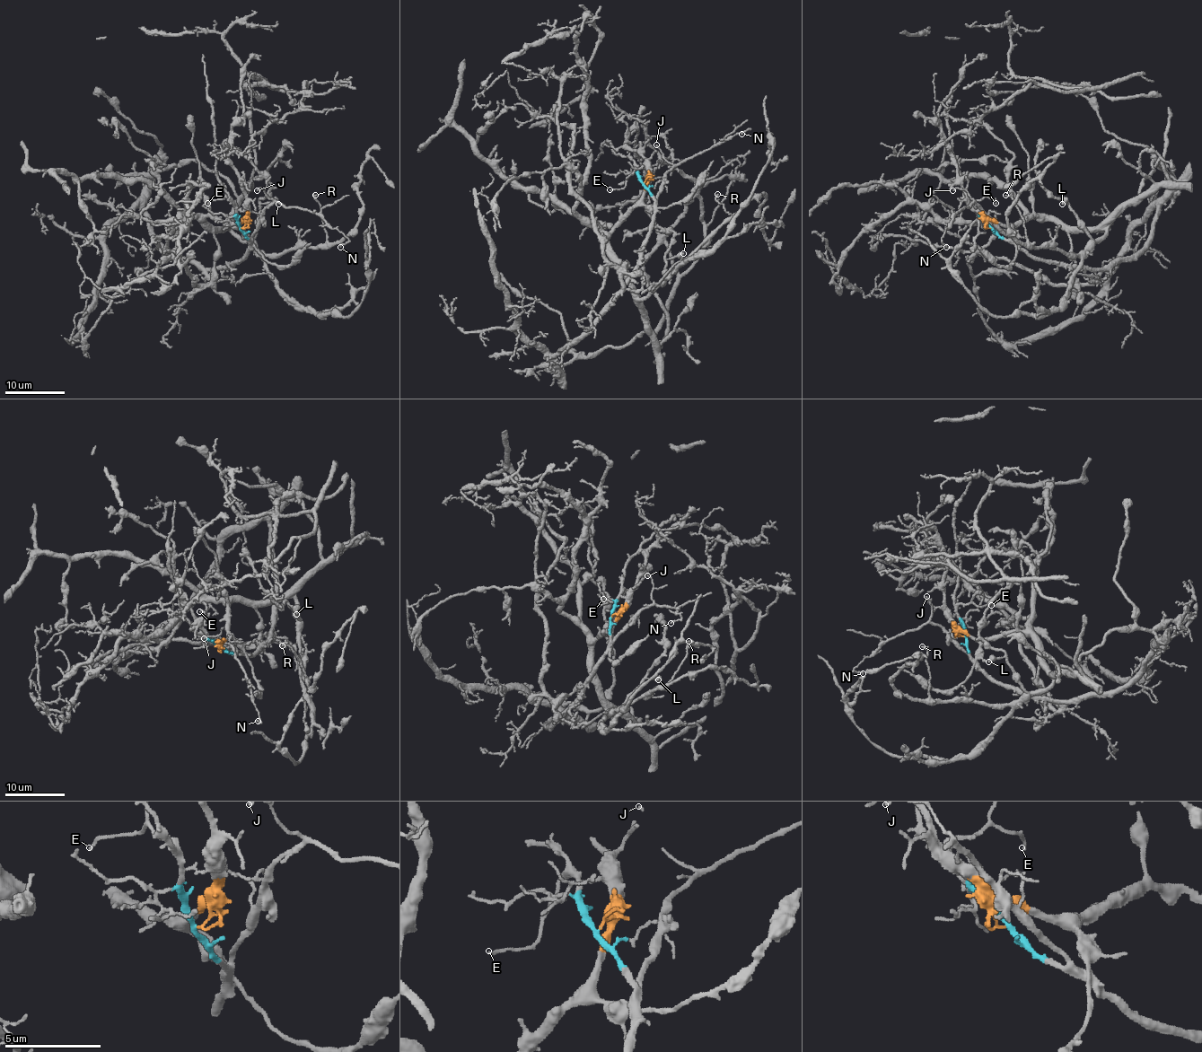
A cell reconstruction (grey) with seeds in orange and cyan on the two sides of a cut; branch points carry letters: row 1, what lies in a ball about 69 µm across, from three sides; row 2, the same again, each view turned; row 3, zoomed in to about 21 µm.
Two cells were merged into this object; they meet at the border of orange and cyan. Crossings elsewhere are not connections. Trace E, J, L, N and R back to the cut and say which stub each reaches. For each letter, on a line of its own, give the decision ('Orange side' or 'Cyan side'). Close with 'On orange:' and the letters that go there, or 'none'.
E: Cyan side
J: Cyan side
L: Orange side
N: Cyan side
R: Orange side
On orange: L, R

